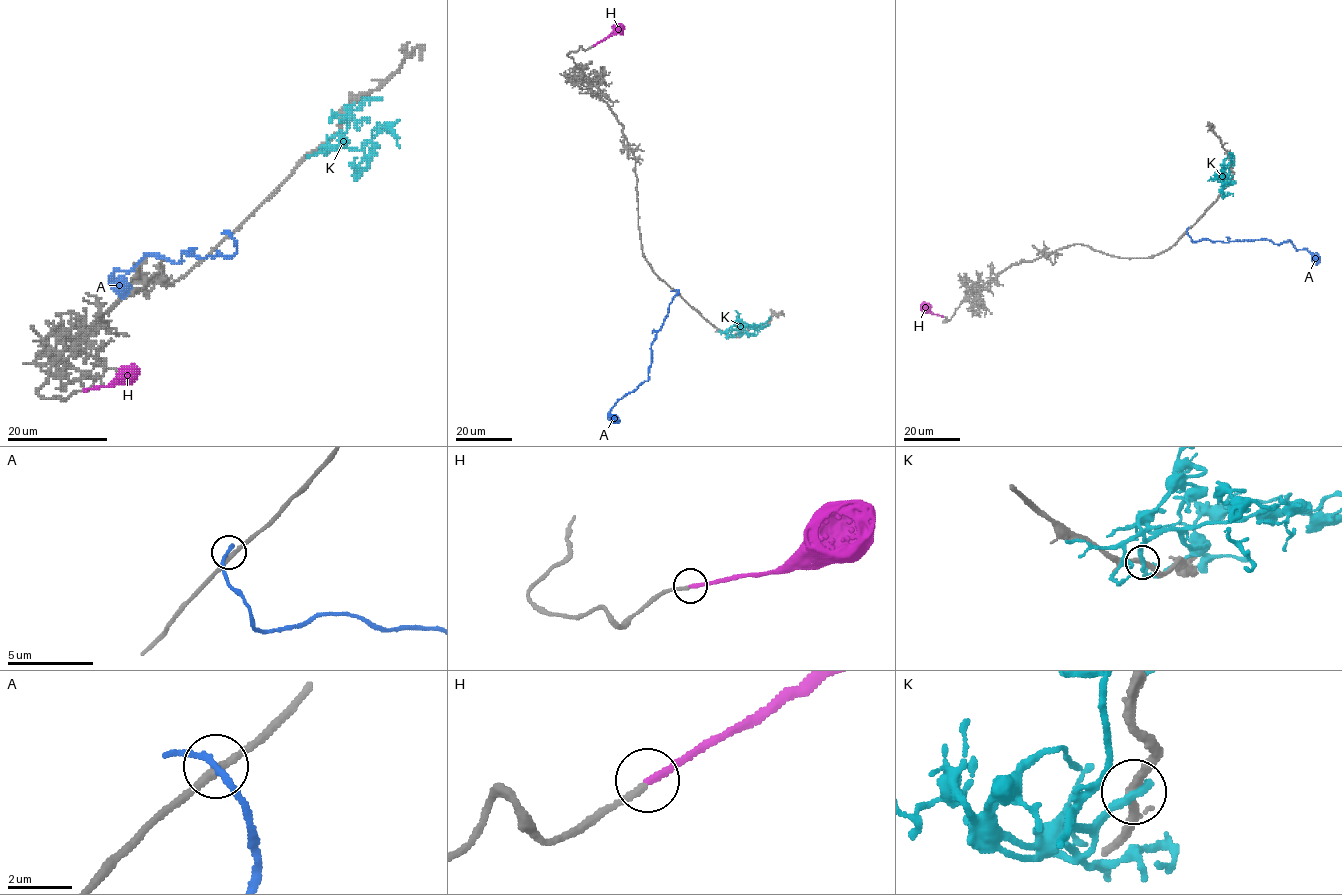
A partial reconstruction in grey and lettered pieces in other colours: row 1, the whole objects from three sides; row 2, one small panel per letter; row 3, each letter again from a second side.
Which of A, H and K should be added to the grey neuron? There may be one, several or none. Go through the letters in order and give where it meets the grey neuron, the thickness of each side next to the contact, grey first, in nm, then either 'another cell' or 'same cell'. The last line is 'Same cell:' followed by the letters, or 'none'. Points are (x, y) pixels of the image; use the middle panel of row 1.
A: meets grey at (675, 290); 260 nm thick on the grey side, 180 nm on the other; another cell
H: meets grey at (593, 45); 200 nm thick on the grey side, 240 nm on the other; another cell
K: meets grey at (731, 335); 280 nm thick on the grey side, 340 nm on the other; another cell
Same cell: none

